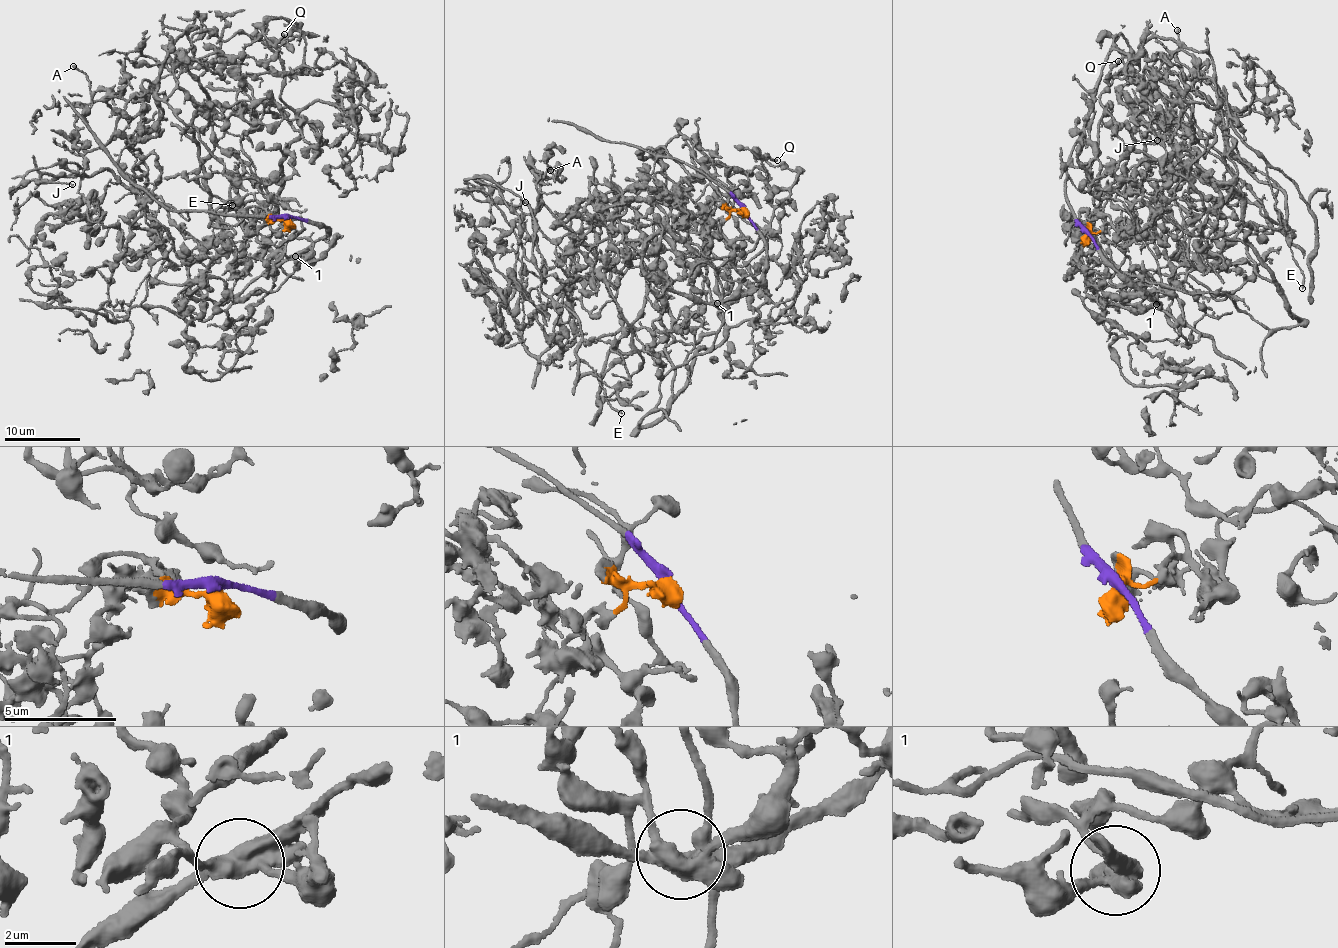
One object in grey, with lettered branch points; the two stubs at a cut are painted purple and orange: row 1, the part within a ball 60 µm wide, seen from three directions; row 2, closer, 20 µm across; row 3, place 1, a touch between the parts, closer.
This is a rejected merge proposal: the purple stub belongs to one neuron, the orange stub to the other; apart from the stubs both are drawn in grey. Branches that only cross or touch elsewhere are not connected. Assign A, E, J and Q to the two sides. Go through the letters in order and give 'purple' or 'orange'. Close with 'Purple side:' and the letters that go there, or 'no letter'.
A: orange
E: orange
J: orange
Q: orange
Purple side: no letter

